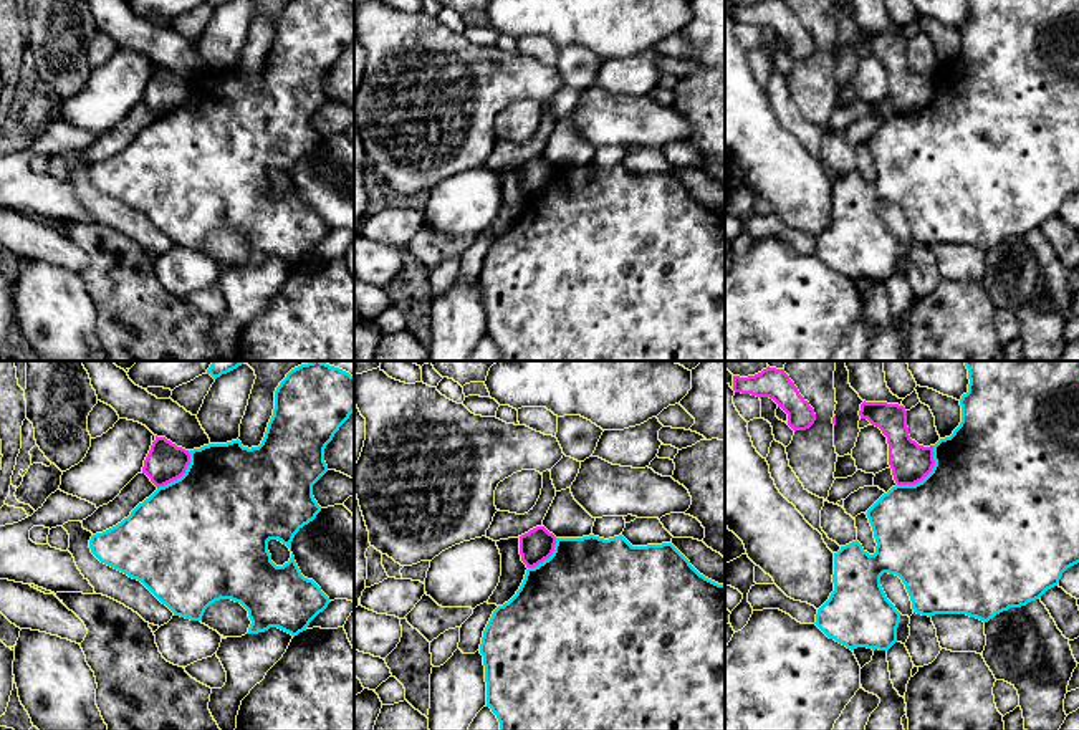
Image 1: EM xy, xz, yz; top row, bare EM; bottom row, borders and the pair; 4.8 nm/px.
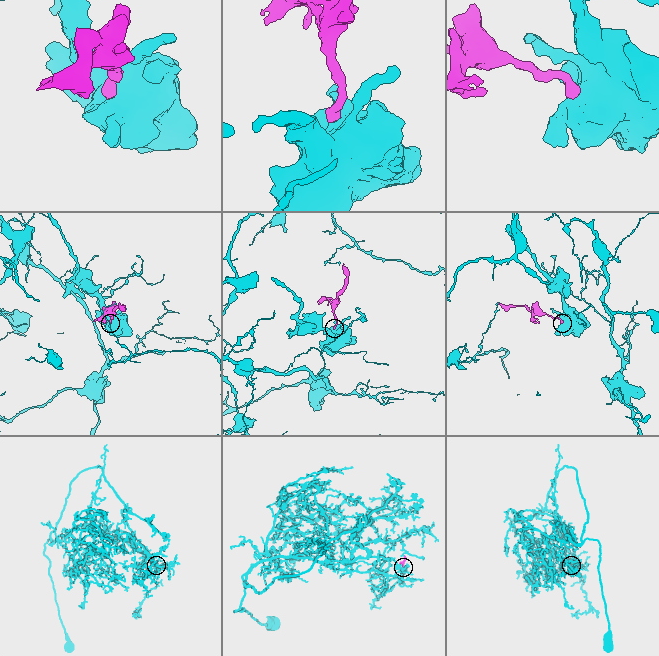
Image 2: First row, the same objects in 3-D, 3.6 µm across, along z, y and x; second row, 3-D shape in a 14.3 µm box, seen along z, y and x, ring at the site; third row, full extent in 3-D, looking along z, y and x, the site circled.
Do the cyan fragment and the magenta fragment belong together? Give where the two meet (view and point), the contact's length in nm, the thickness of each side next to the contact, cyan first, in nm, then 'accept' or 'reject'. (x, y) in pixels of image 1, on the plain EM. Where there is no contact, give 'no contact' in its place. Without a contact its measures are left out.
yz (927, 105) | 260 nm | 500/190 nm | reject

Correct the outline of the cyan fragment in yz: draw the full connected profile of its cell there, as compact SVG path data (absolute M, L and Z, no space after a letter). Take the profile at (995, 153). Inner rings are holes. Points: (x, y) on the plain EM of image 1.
M968 0L968 22L962 25L962 51L950 66L933 74L935 94L915 114L895 114L884 122L869 139L867 147L875 167L875 182L869 184L856 169L834 182L834 220L818 238L816 255L836 271L854 280L857 276L889 280L897 271L900 242L887 228L880 205L895 204L905 214L912 238L922 245L966 243L988 252L1009 237L1021 237L1039 228L1048 219L1059 214L1062 202L1079 192L1079 0Z

